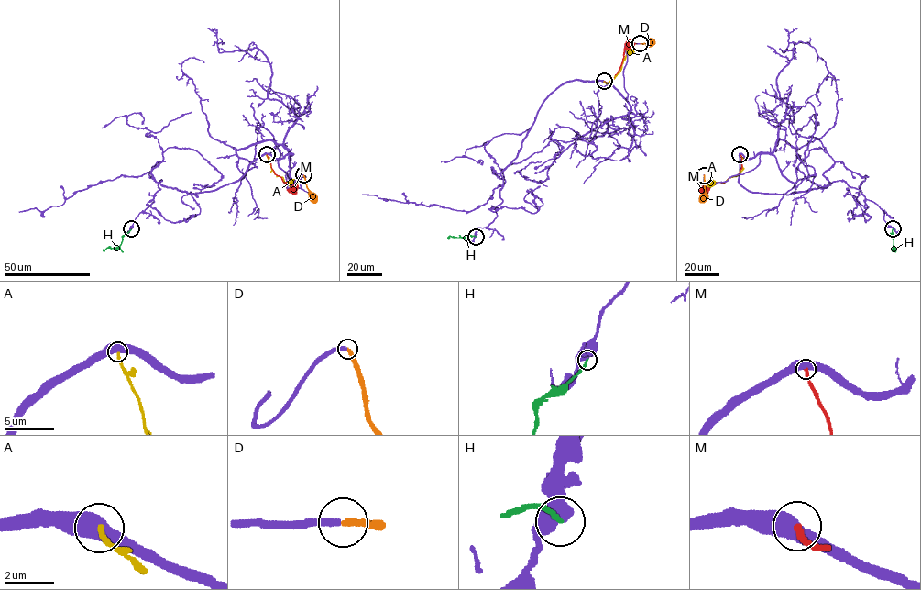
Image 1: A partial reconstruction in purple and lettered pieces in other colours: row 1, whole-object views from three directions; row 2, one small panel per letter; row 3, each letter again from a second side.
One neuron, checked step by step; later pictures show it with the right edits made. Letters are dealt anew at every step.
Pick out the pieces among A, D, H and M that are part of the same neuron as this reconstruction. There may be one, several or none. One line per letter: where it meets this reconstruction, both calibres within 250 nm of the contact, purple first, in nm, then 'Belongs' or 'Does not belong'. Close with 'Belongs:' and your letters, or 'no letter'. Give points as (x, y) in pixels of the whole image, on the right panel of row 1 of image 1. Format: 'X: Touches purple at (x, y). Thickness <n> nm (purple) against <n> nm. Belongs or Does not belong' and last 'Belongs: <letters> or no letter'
A: Touches purple at (740, 154). Thickness 600 nm (purple) against 190 nm. Does not belong
D: Touches purple at (704, 175). Thickness 320 nm (purple) against 280 nm. Belongs
H: Touches purple at (893, 228). Thickness 550 nm (purple) against 180 nm. Does not belong
M: Touches purple at (740, 154). Thickness 550 nm (purple) against 260 nm. Does not belong
Belongs: D

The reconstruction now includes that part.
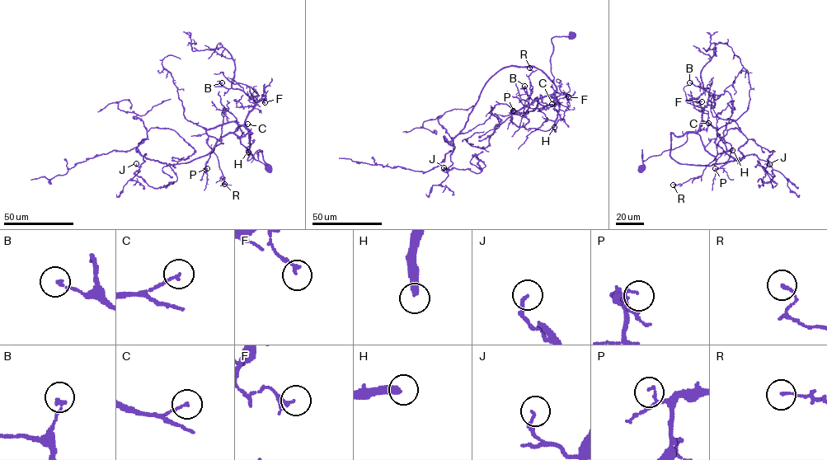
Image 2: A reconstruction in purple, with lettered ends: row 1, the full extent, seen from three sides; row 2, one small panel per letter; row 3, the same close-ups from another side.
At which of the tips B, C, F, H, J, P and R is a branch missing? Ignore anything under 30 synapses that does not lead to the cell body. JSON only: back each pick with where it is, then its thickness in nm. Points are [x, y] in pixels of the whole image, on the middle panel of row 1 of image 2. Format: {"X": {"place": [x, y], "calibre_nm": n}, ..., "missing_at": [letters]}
{"H": {"place": [554, 127], "calibre_nm": 320}, "missing_at": ["H"]}

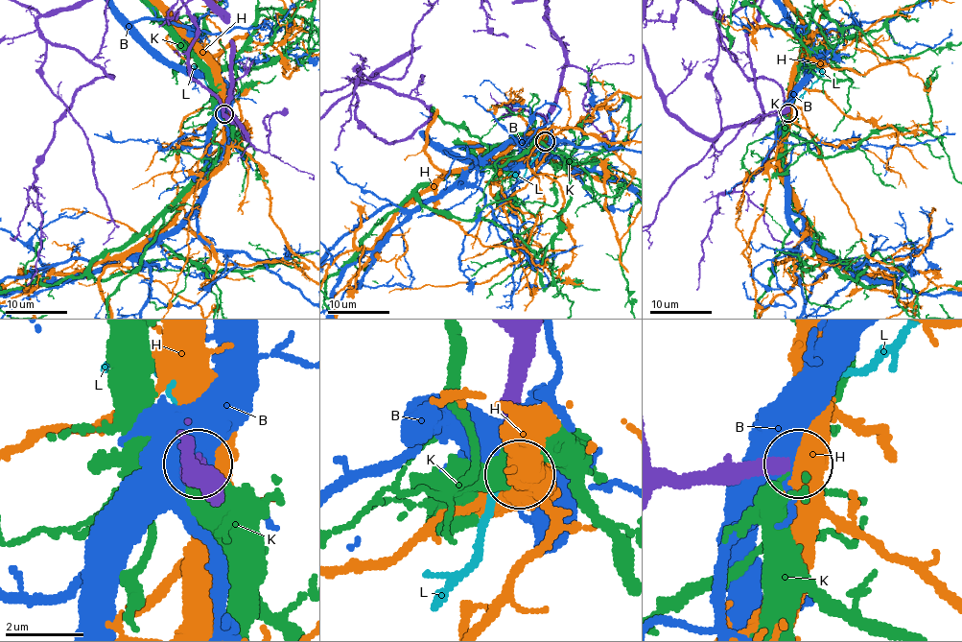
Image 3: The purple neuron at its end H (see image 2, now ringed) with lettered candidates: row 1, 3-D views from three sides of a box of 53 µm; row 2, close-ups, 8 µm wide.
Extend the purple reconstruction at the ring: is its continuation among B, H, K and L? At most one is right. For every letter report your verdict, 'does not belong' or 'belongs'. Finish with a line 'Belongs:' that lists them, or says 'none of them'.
B: does not belong
H: does not belong
K: does not belong
L: does not belong
Belongs: none of them

